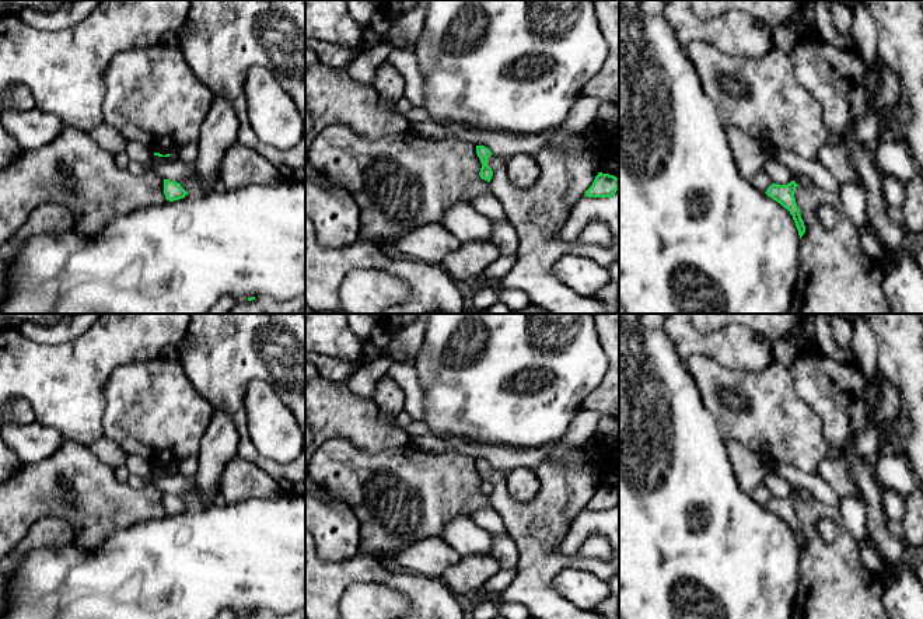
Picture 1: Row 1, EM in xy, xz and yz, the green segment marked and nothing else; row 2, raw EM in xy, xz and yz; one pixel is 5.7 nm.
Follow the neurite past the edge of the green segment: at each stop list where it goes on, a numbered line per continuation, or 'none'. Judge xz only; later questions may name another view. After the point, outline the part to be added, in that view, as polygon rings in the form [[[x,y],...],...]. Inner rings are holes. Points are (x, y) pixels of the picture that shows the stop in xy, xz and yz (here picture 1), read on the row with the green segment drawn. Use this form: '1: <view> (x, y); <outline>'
none

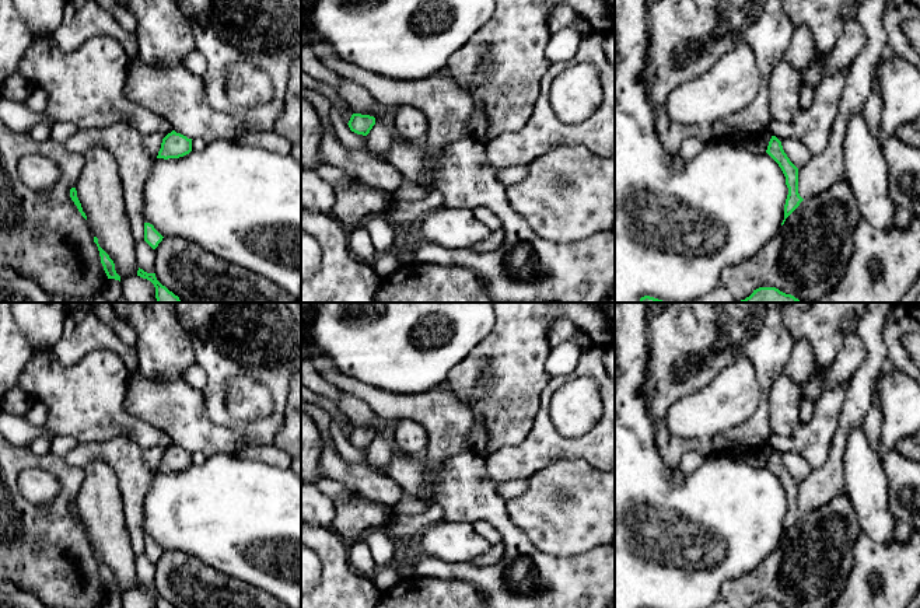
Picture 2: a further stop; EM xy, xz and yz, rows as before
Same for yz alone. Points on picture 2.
none

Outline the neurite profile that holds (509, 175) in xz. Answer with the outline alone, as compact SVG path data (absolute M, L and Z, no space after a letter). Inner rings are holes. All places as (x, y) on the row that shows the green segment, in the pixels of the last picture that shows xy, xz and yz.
M528 164L525 165L511 165L497 170L497 179L504 185L513 185L524 179L528 172Z

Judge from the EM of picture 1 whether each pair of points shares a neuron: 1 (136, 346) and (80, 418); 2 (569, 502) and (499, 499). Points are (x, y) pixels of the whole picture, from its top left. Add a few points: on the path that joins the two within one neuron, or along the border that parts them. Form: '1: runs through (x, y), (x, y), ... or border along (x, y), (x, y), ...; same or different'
1: runs through (115, 353), (80, 388), (80, 397); same
2: runs through (552, 509), (516, 510); same

